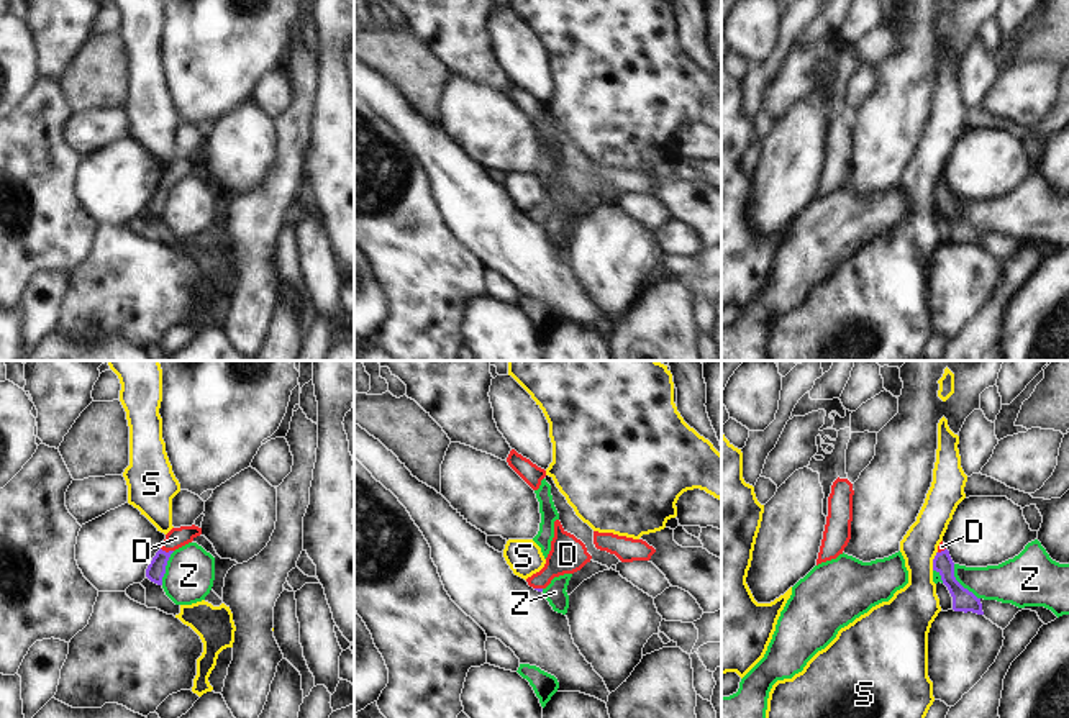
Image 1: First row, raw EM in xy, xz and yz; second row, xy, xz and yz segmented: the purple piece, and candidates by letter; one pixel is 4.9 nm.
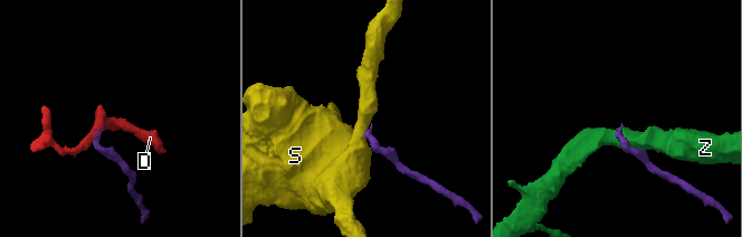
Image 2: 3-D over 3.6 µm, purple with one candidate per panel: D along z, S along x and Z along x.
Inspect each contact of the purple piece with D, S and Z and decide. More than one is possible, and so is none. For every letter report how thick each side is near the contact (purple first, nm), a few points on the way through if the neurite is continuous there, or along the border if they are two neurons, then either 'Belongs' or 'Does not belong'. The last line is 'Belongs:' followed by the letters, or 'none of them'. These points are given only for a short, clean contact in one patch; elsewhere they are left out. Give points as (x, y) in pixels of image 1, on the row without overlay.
D: Thickness 90 nm (purple) against 100 nm. Path across: xy (156, 202), (158, 195), (169, 184), (176, 171). Belongs
S: Thickness 110 nm (purple) against 220 nm. Boundary: yz (937, 184), (932, 202). Does not belong
Z: Thickness 110 nm (purple) against 200 nm. Does not belong
Belongs: D.

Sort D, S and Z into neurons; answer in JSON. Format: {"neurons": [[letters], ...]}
{"neurons": [["D"], ["S"], ["Z"]]}

